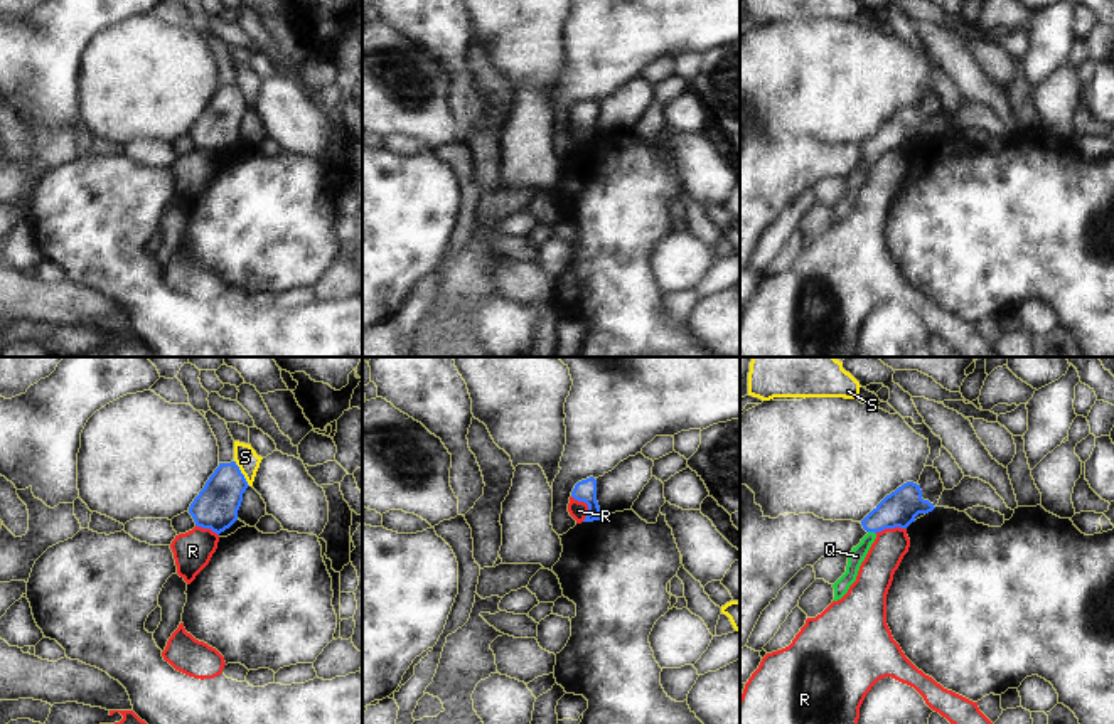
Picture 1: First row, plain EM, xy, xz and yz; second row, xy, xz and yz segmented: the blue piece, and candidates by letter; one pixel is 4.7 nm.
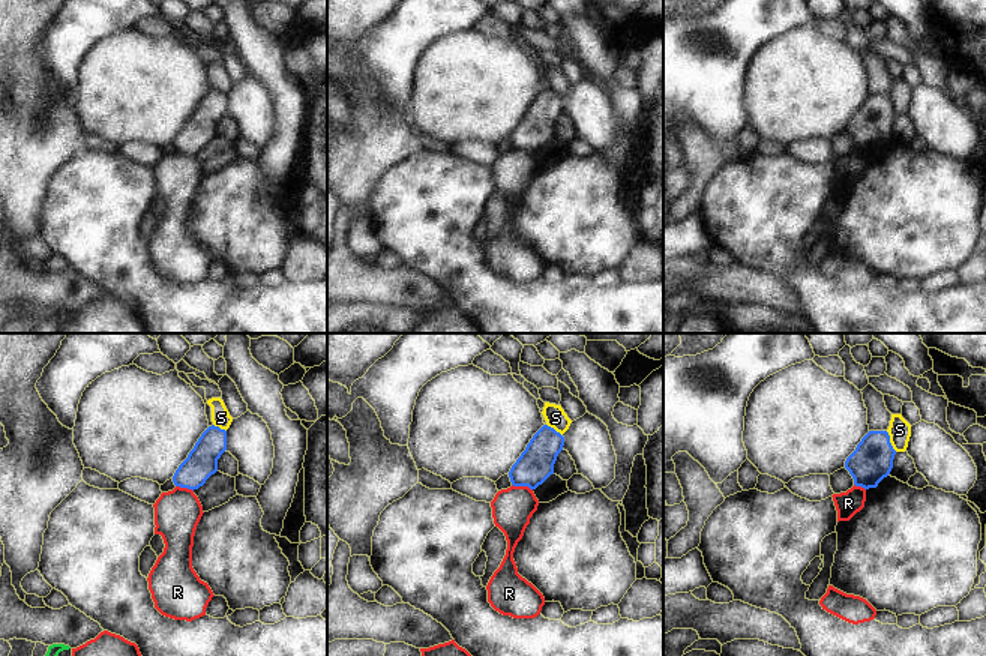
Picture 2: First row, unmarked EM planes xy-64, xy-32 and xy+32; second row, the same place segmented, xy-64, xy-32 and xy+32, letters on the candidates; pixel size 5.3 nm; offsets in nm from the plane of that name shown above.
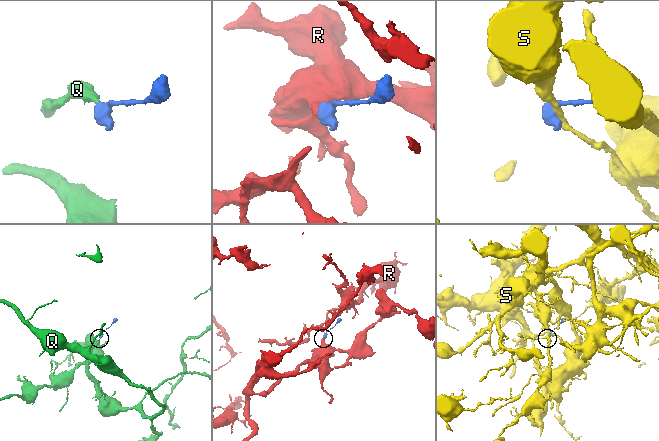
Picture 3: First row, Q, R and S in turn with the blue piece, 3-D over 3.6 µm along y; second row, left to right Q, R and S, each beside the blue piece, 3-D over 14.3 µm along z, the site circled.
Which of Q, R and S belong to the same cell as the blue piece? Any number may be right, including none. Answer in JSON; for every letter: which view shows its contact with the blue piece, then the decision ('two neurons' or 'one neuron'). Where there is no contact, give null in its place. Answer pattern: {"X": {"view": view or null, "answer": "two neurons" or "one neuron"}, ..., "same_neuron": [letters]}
{"Q": {"view": "yz", "answer": "one neuron"}, "R": {"view": "xz", "answer": "two neurons"}, "S": {"view": "xy", "answer": "two neurons"}, "same_neuron": ["Q"]}

